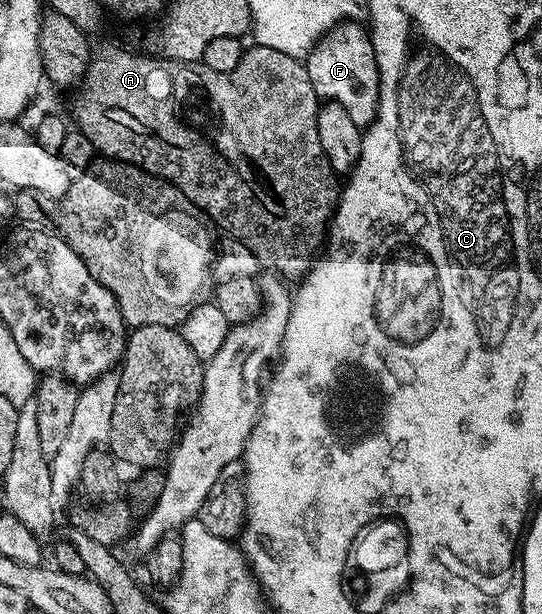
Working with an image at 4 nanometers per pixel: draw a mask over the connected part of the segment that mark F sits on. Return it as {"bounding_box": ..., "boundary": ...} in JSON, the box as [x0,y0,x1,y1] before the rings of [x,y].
{"bounding_box":[305,22,379,129],"boundary":[[[340,22],[315,45],[315,49],[307,53],[305,63],[309,70],[309,82],[313,82],[313,90],[317,90],[320,101],[332,100],[337,106],[343,106],[349,118],[357,122],[357,126],[366,129],[379,114],[379,67],[377,54],[371,41],[371,33],[362,23]]]}

